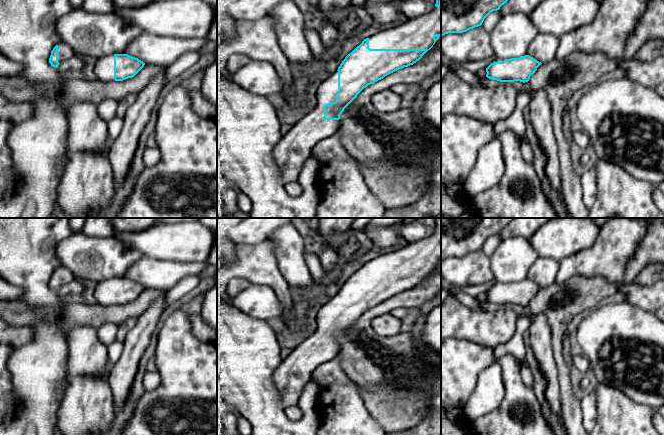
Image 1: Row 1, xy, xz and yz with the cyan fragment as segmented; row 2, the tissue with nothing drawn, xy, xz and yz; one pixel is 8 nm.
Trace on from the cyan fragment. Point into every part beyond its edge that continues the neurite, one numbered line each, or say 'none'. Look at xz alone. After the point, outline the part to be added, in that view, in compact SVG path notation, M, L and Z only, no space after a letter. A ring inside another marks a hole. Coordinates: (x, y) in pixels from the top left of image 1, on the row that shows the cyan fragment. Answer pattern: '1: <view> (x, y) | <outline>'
1: xz (417, 33) | M435 8L428 14L385 30L369 37L370 49L429 49L433 43L433 36L441 34L441 8Z
2: xz (294, 148) | M338 71L323 75L314 103L275 146L274 161L285 184L298 180L304 163L311 157L312 149L318 142L338 132L339 120L323 119L324 105L335 102L337 93Z

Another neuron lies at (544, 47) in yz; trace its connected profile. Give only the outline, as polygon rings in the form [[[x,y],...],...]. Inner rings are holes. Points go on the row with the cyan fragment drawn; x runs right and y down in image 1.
[[[538,33],[529,45],[527,55],[541,63],[549,63],[556,59],[559,41],[553,34]]]

